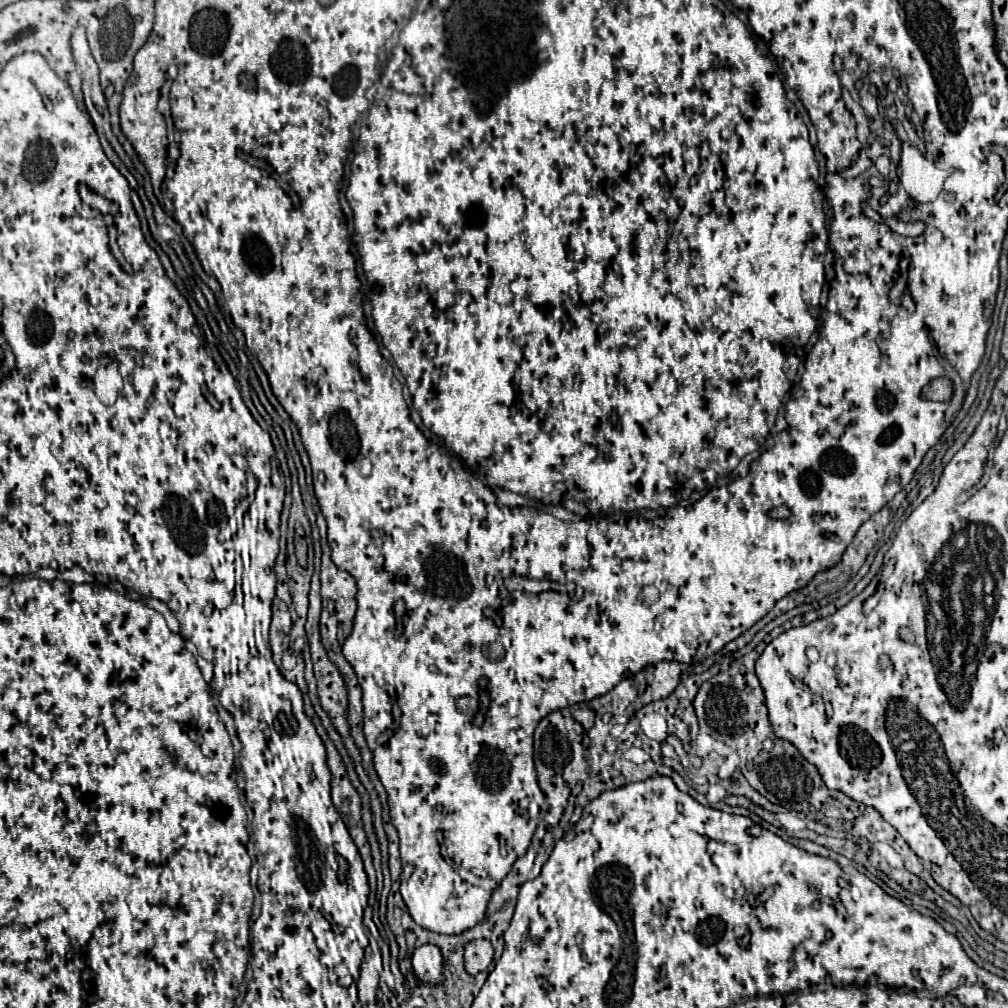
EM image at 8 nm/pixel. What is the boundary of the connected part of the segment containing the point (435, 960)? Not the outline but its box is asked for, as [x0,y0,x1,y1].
[412,944,444,982]

